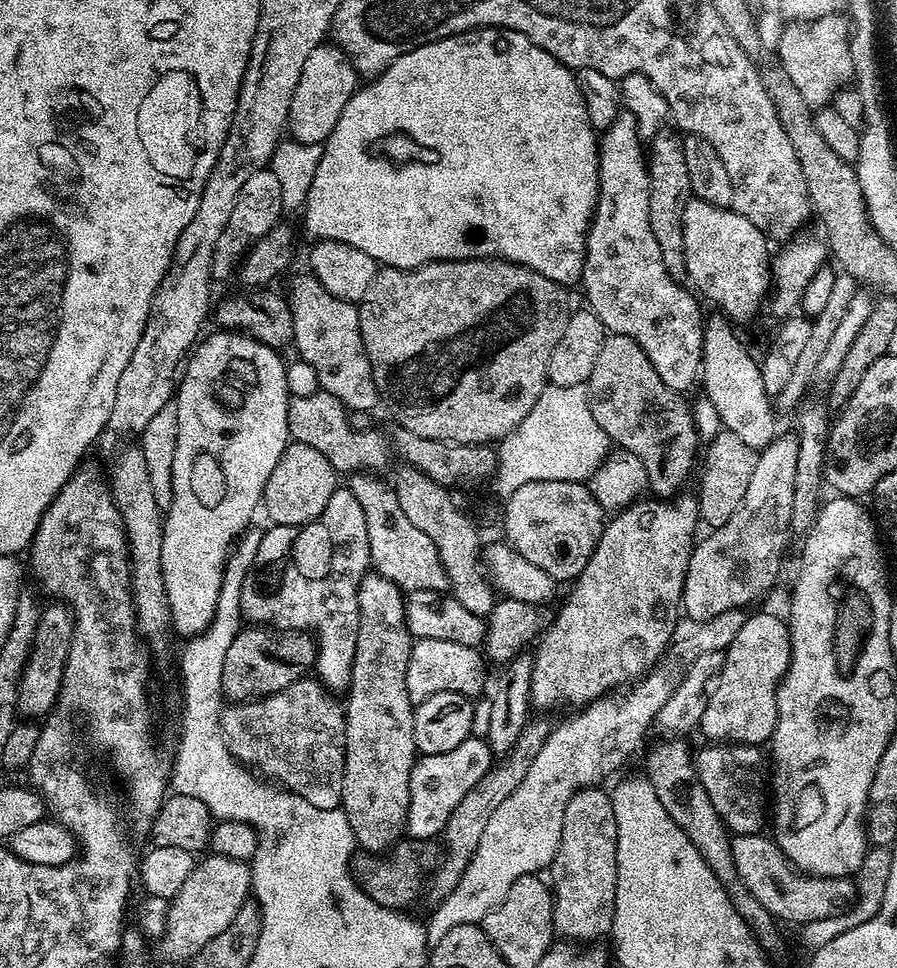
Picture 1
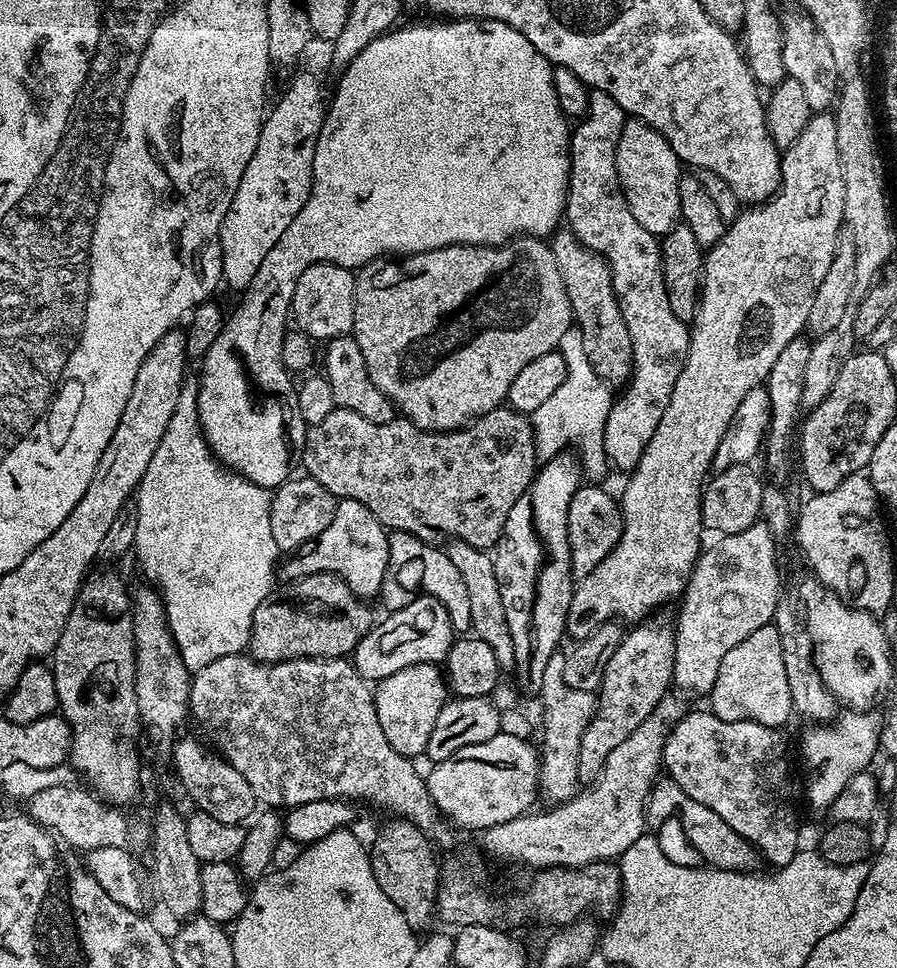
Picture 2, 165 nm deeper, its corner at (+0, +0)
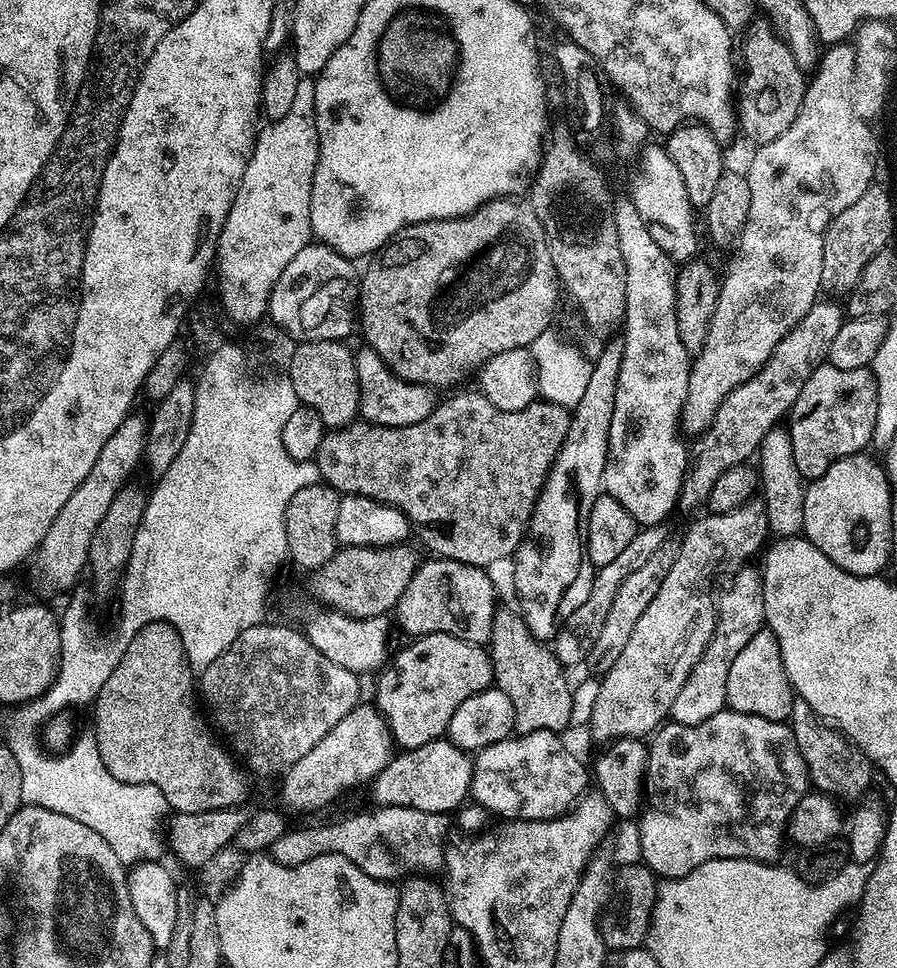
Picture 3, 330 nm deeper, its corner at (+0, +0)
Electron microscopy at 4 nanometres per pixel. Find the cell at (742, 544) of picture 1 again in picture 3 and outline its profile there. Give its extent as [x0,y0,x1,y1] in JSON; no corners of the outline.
[670,566,765,724]

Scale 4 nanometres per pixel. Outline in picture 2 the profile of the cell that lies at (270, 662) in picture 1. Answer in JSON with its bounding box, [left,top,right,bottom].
[251,572,374,662]

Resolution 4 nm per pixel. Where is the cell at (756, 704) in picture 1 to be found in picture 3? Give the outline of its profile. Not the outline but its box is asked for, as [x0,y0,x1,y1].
[726,630,794,721]

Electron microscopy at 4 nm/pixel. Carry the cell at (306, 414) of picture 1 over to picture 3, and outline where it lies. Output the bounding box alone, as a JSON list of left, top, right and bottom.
[314,390,572,569]

